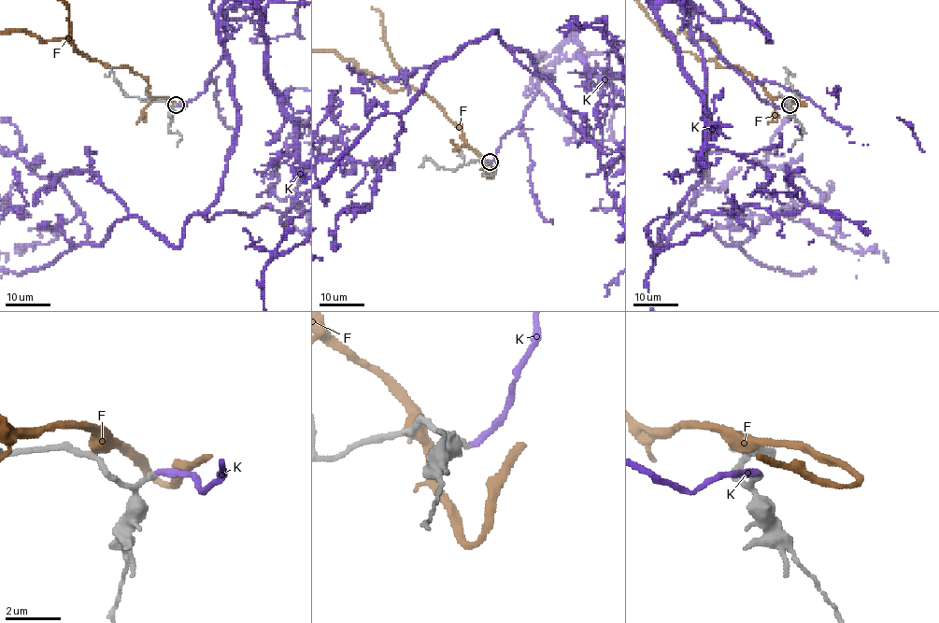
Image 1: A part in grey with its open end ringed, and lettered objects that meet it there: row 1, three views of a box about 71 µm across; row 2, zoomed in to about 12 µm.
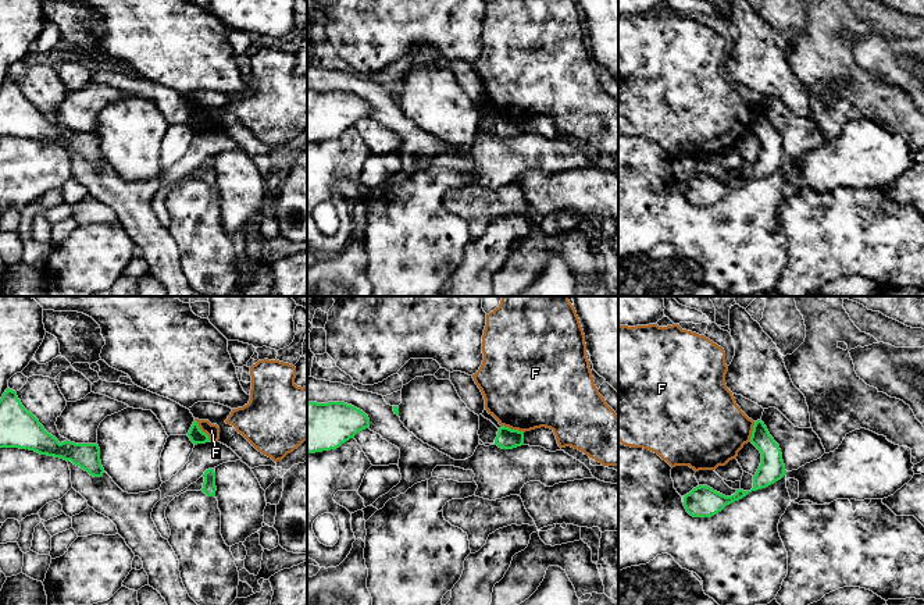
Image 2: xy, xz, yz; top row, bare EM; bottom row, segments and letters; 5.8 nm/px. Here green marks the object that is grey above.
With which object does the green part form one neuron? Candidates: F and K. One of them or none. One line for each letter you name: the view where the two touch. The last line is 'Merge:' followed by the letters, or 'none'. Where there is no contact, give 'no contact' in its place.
K: no contact
Merge: K

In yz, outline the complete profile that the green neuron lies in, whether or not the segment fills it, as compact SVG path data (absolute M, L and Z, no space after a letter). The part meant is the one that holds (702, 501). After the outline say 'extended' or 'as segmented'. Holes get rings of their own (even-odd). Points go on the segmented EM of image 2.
M761 420L754 421L753 431L752 431L752 437L750 437L750 442L752 442L752 444L760 451L760 453L761 453L761 463L760 463L760 466L759 466L756 474L753 476L753 488L752 488L750 491L736 490L736 492L735 492L734 495L725 497L725 495L723 495L723 494L714 491L713 488L707 487L707 485L699 485L699 487L693 488L689 494L686 494L686 495L684 497L684 506L685 506L686 512L688 512L691 516L693 516L693 517L711 517L711 516L714 516L716 513L721 512L727 505L729 505L729 503L732 503L732 502L735 502L735 501L742 499L743 497L746 497L746 495L748 495L749 492L752 492L752 491L757 491L757 490L766 488L766 487L768 487L768 485L774 484L775 481L781 480L781 478L785 476L786 470L785 470L785 465L784 465L784 460L782 460L782 453L781 453L779 445L778 445L778 444L774 441L774 438L770 435L767 427L764 426L764 423L763 423Z; as segmented

